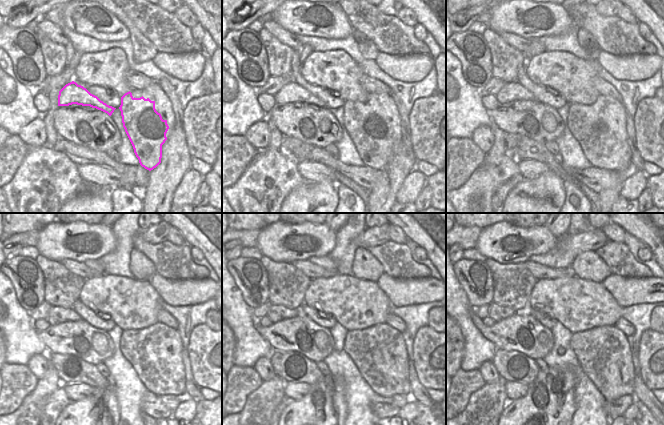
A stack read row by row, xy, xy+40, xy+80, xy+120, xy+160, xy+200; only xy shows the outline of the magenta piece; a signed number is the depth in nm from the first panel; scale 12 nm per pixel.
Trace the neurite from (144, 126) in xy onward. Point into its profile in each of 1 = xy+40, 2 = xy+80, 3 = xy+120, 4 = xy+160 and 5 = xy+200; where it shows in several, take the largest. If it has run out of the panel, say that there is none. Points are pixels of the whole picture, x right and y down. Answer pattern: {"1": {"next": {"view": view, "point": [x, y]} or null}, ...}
{"1": {"next": {"view": "xy+40", "point": [367, 136]}}, "2": {"next": {"view": "xy+80", "point": [596, 145]}}, "3": {"next": {"view": "xy+120", "point": [133, 342]}}, "4": {"next": {"view": "xy+160", "point": [374, 372]}}, "5": {"next": {"view": "xy+200", "point": [598, 371]}}}

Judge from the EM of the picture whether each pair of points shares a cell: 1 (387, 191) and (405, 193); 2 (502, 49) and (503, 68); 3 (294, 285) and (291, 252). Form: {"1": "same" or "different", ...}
{"1": "different", "2": "same", "3": "different"}

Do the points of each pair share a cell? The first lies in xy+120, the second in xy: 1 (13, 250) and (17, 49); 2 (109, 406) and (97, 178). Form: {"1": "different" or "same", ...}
{"1": "different", "2": "different"}

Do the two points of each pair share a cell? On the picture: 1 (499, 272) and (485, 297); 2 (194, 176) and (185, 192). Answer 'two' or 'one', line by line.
1: two
2: one

